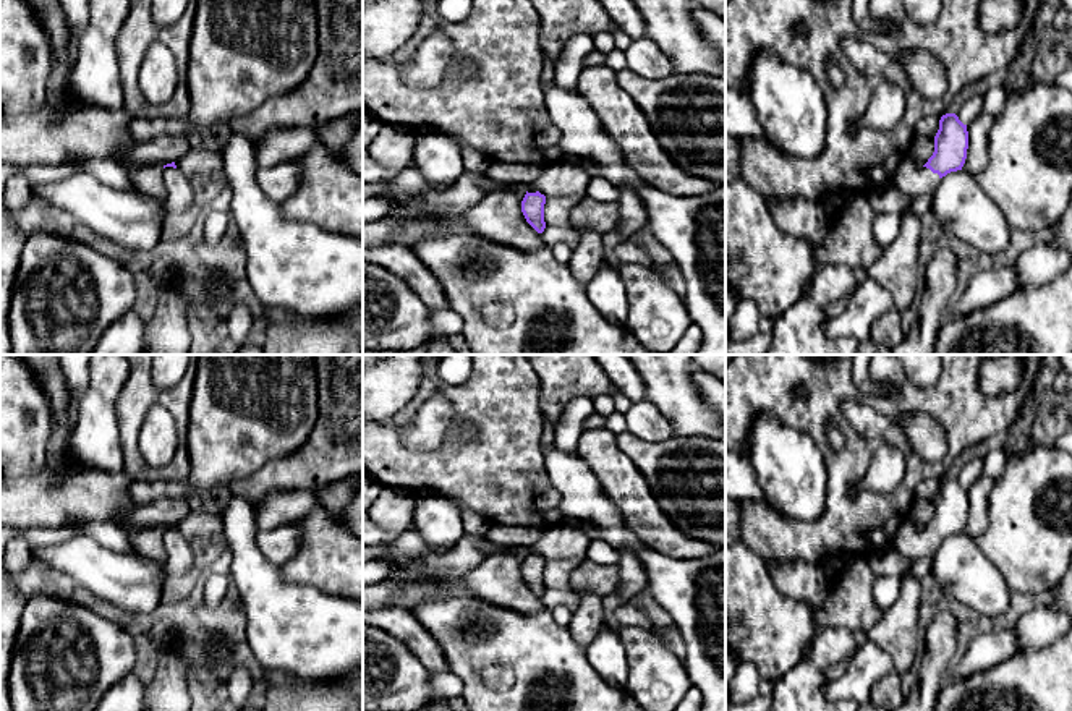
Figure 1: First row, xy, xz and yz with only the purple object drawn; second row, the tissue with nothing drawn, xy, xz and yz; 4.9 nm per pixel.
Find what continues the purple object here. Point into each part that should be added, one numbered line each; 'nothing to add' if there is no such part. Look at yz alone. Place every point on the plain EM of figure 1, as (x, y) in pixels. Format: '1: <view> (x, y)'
1: yz (917, 544)

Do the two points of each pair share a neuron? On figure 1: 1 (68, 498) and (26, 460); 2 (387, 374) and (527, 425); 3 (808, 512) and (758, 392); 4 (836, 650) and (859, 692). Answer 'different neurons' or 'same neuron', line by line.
1: different neurons
2: different neurons
3: different neurons
4: different neurons

